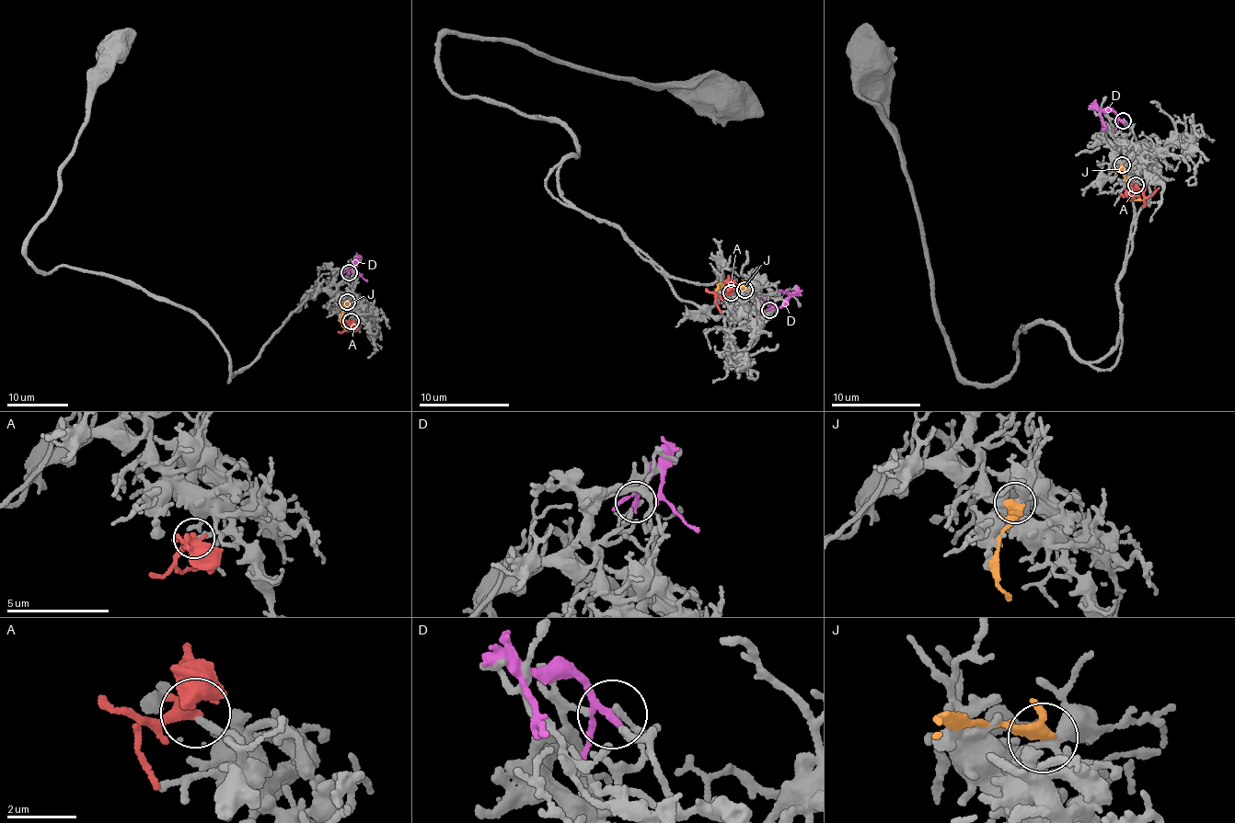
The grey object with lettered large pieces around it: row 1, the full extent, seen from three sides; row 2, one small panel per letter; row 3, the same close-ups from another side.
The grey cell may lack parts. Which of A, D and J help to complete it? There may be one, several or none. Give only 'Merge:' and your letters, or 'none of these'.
Merge: A

